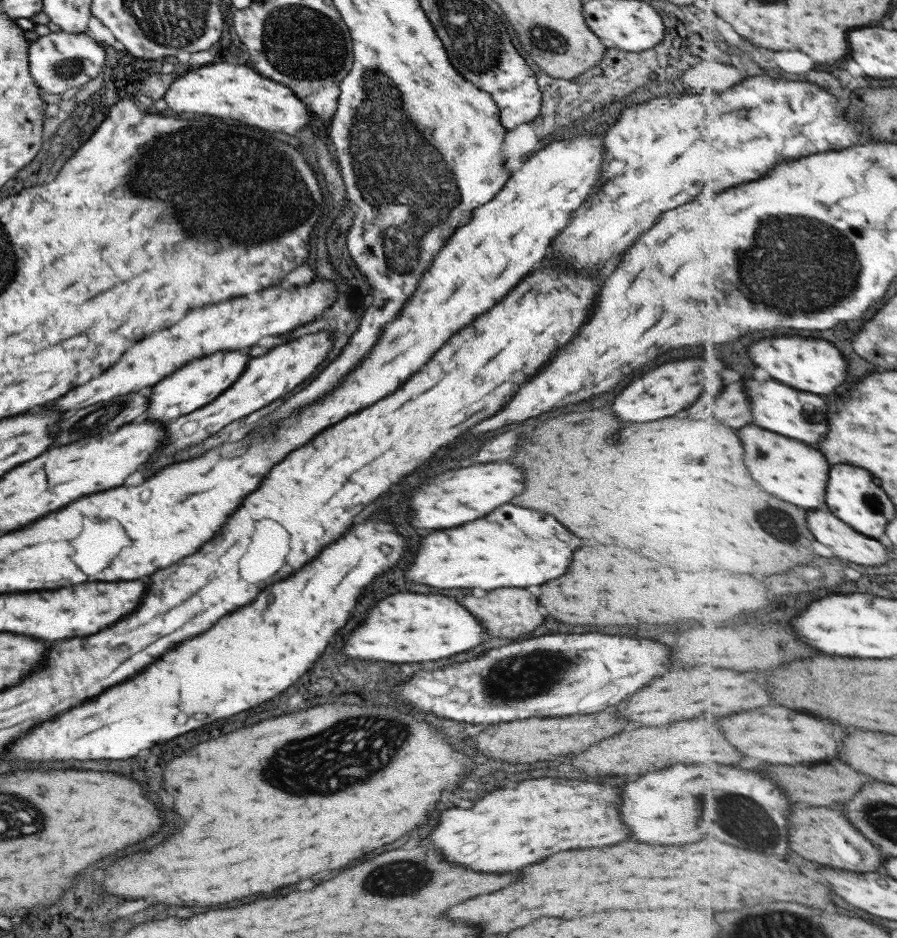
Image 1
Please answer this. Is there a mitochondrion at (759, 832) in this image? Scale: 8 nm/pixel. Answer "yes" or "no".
yes

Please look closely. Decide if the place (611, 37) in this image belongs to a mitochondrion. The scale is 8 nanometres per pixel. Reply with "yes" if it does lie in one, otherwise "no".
no

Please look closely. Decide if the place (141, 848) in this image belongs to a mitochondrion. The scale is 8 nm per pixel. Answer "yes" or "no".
no

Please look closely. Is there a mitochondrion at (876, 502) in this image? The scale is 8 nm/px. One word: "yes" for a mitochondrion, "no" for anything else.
yes

